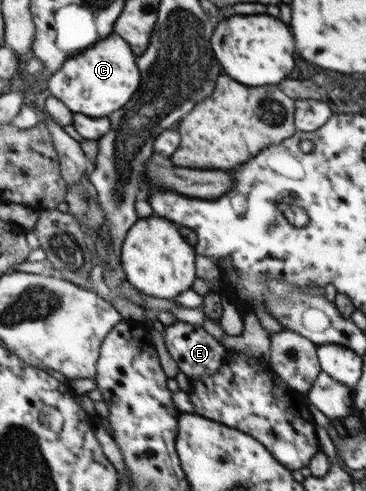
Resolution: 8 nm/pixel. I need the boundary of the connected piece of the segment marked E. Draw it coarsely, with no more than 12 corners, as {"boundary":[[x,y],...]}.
{"boundary":[[175,320],[167,351],[189,377],[217,373],[228,355],[203,326]]}

